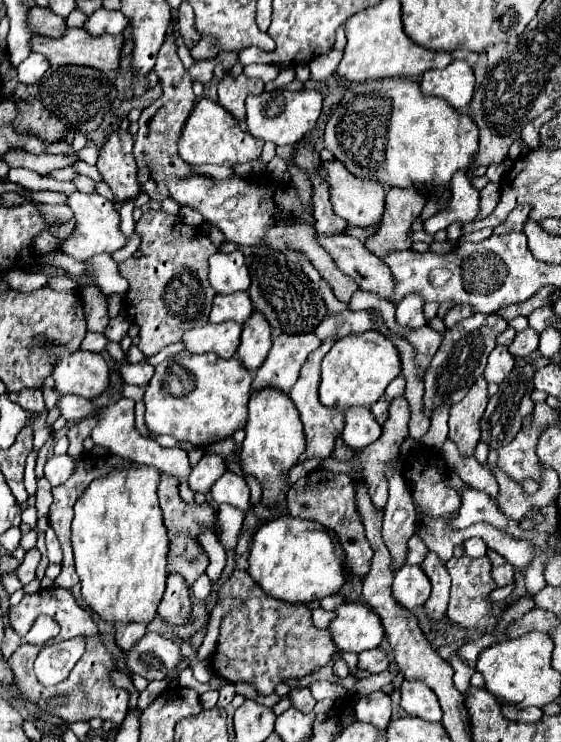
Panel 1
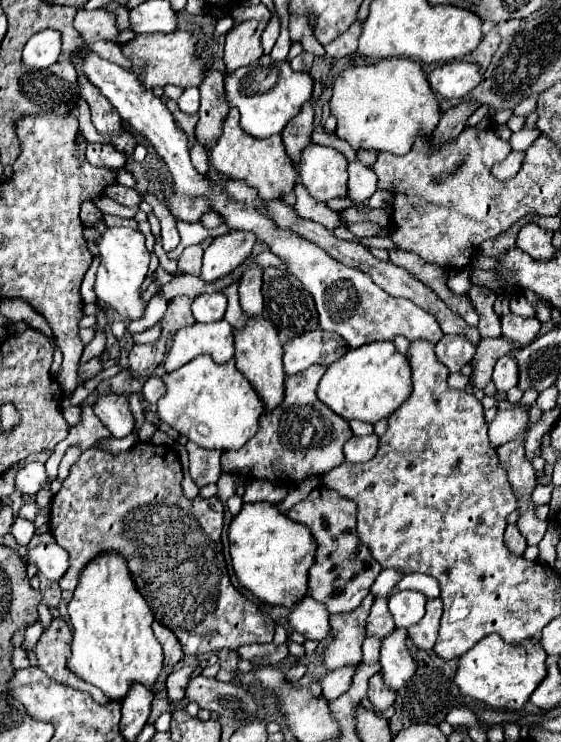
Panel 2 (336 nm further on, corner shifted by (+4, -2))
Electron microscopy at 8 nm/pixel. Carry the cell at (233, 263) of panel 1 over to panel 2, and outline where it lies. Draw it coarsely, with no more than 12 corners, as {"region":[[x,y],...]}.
{"region":[[218,235],[204,251],[200,279],[212,283],[250,257],[256,235]]}

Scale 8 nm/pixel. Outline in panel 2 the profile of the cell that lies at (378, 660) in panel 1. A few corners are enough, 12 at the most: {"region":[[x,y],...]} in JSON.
{"region":[[358,665],[330,671],[322,681],[322,695],[338,699],[352,685]]}

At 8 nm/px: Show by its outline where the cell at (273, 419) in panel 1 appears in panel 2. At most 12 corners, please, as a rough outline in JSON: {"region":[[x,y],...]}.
{"region":[[264,317],[234,331],[236,369],[264,411],[284,401],[282,341]]}

